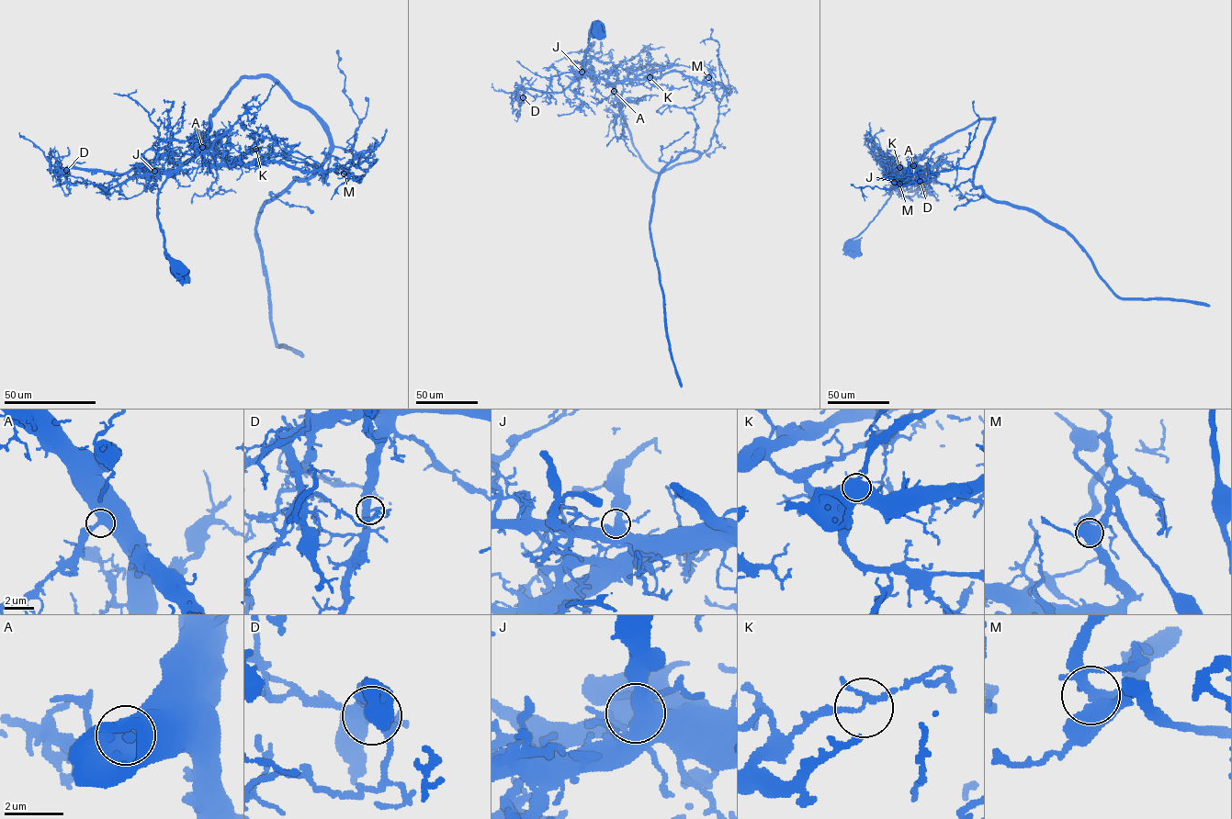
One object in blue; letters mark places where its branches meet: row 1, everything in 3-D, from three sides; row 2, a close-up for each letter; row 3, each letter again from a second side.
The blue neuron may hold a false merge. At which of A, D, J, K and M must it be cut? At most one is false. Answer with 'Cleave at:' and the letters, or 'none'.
Cleave at: K

